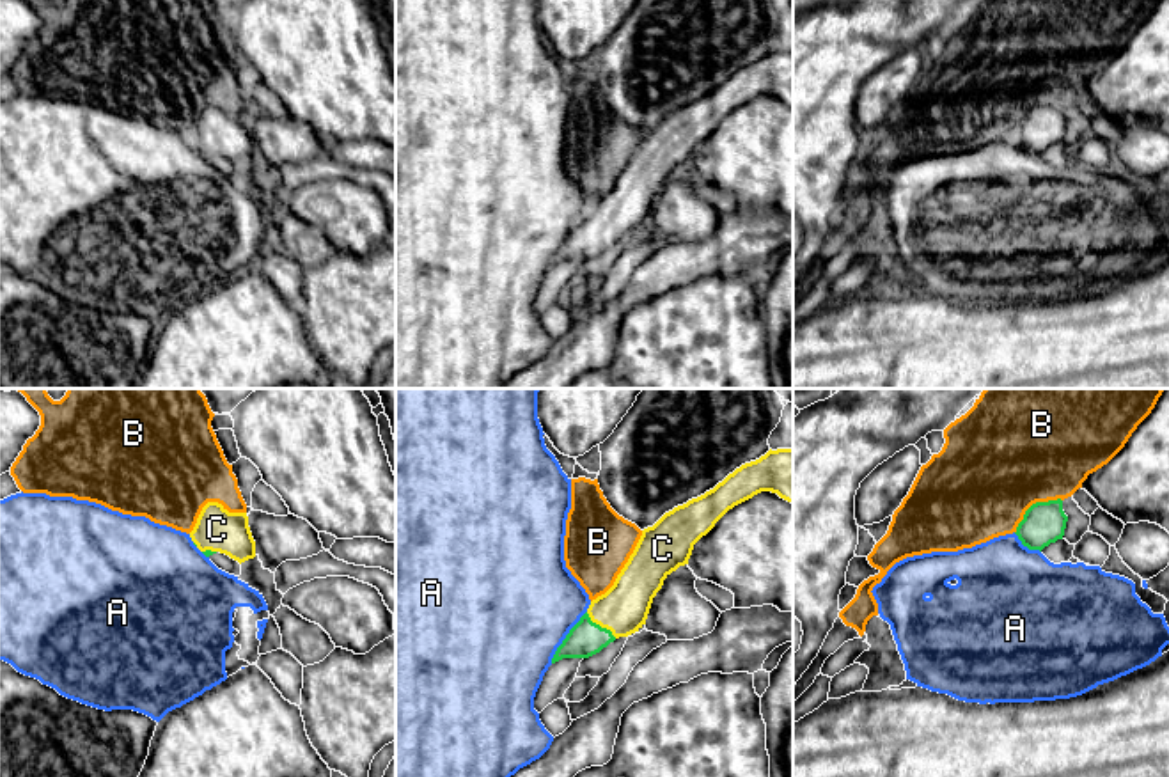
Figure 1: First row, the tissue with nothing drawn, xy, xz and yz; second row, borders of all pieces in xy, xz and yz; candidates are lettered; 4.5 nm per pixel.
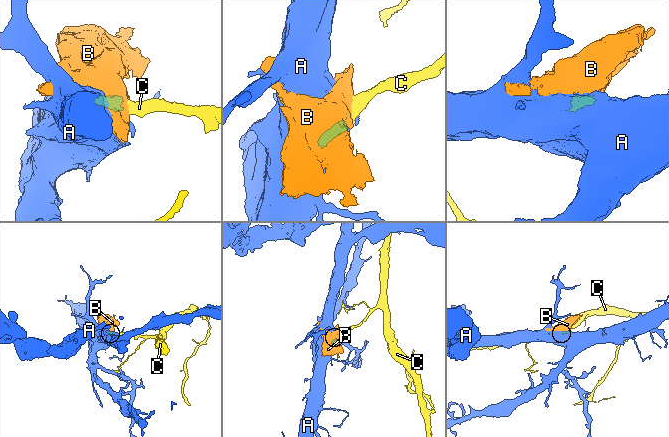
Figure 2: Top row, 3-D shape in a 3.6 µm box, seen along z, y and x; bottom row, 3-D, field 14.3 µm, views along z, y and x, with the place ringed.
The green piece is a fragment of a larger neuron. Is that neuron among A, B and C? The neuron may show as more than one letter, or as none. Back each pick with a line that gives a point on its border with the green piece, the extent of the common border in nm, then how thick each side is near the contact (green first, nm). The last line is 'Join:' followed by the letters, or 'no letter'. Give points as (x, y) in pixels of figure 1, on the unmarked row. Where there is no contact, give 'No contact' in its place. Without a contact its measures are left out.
C: Touches green at xz (598, 227). Shared border 180 nm. Thickness 160 nm (green) against 220 nm
Join: C

